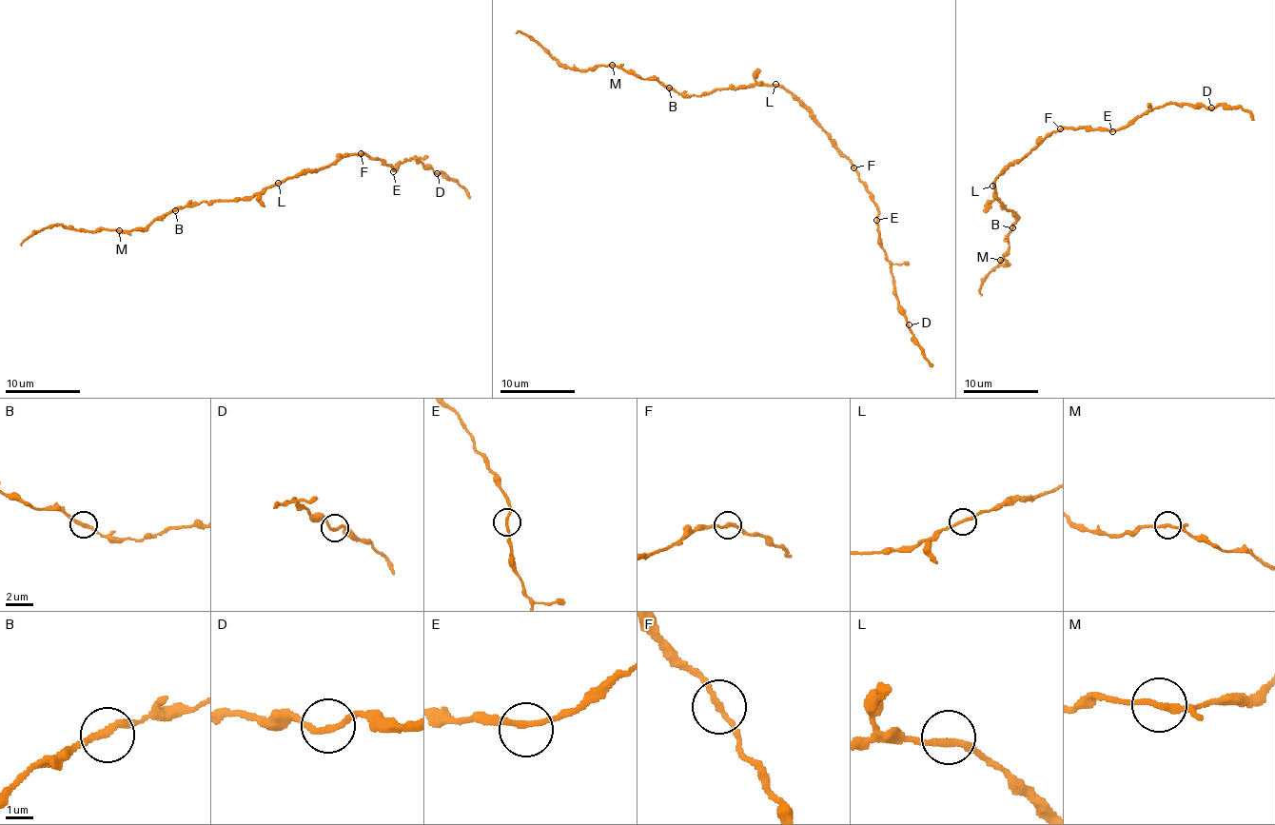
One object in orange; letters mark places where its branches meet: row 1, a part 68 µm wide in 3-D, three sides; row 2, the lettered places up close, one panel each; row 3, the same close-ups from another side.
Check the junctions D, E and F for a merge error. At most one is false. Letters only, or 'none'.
none

